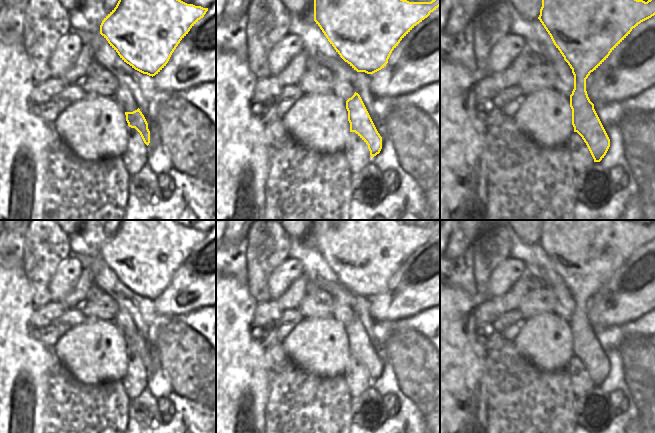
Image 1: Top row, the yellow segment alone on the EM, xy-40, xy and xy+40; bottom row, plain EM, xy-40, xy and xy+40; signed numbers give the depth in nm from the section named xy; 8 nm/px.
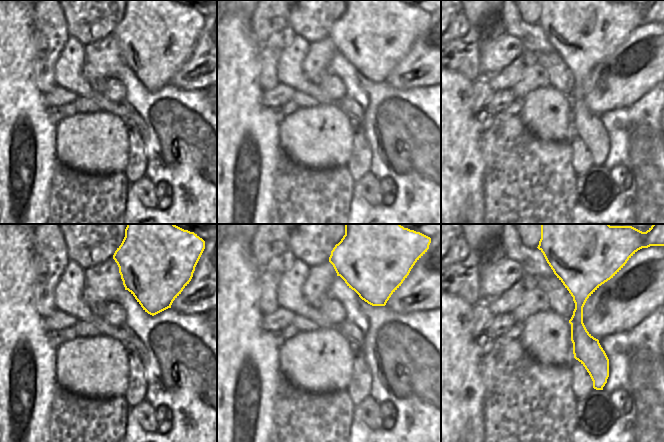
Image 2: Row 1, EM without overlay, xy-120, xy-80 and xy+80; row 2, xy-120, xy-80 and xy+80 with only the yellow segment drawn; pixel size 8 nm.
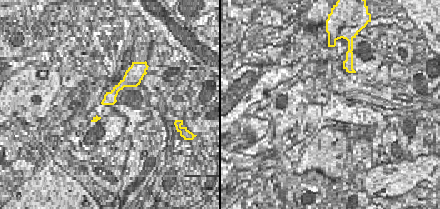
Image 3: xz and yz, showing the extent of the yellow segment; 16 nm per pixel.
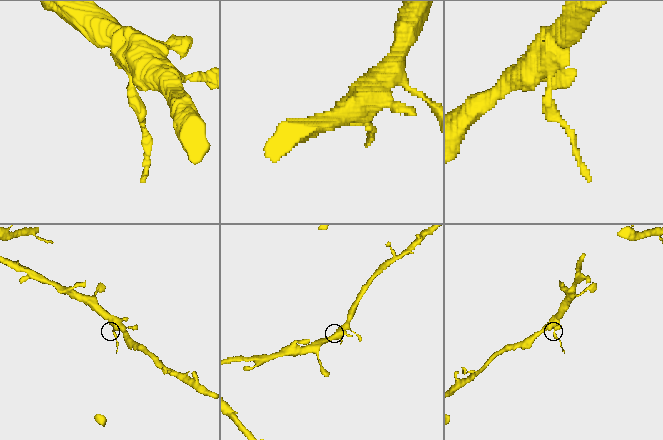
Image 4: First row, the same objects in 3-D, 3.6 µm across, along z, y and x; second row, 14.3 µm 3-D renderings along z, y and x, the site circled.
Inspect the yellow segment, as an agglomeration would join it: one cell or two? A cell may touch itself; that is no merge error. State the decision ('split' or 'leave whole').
split

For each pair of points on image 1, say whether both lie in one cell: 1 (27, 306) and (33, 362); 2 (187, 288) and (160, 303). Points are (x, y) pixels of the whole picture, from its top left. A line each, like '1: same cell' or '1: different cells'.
1: same cell
2: same cell

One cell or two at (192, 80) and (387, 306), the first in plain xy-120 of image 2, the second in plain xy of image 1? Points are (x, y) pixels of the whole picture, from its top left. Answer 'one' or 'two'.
one

